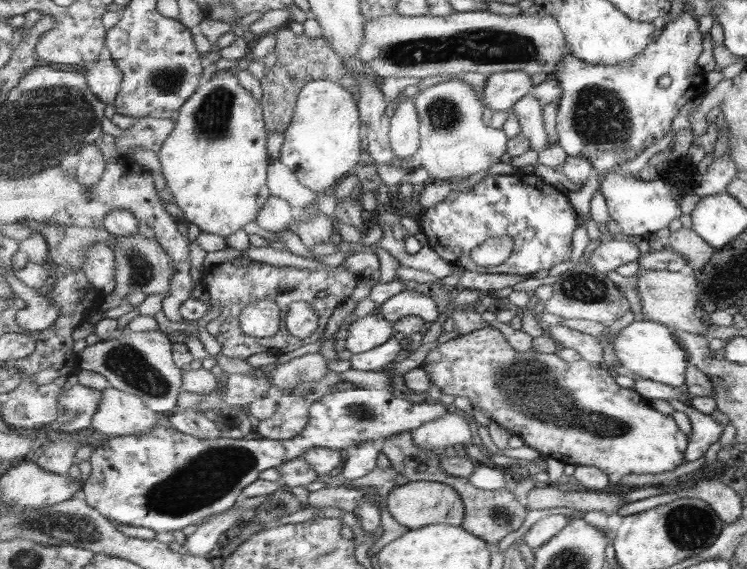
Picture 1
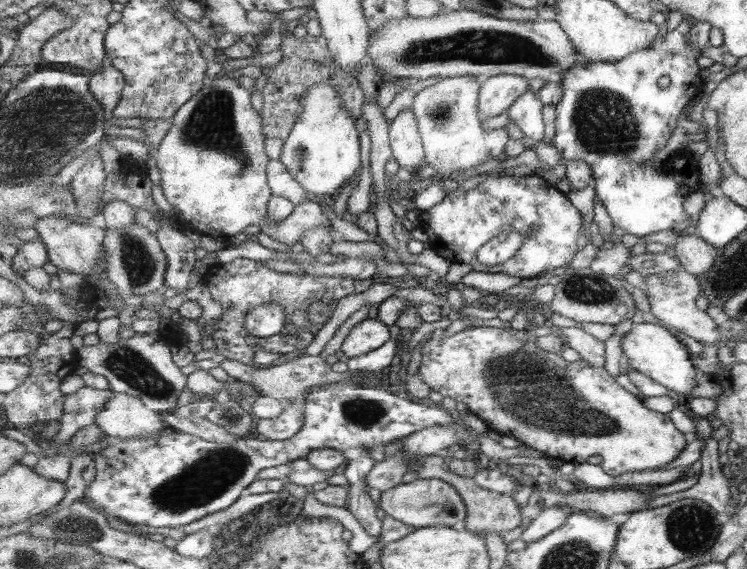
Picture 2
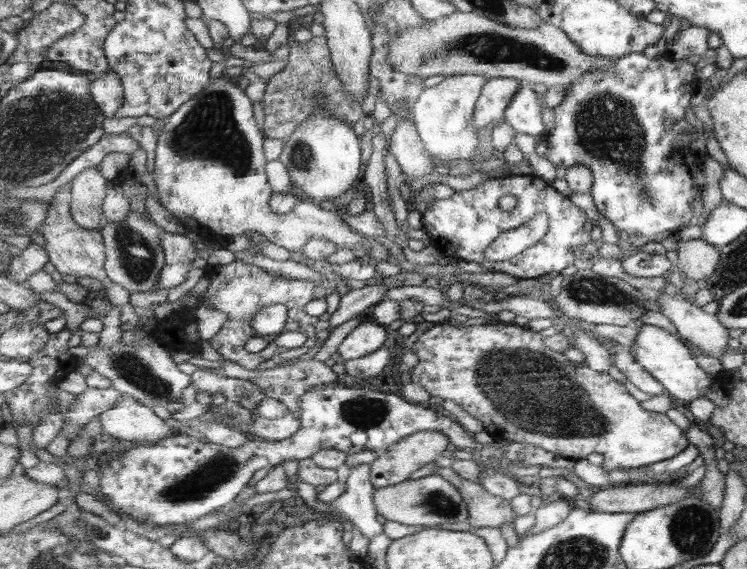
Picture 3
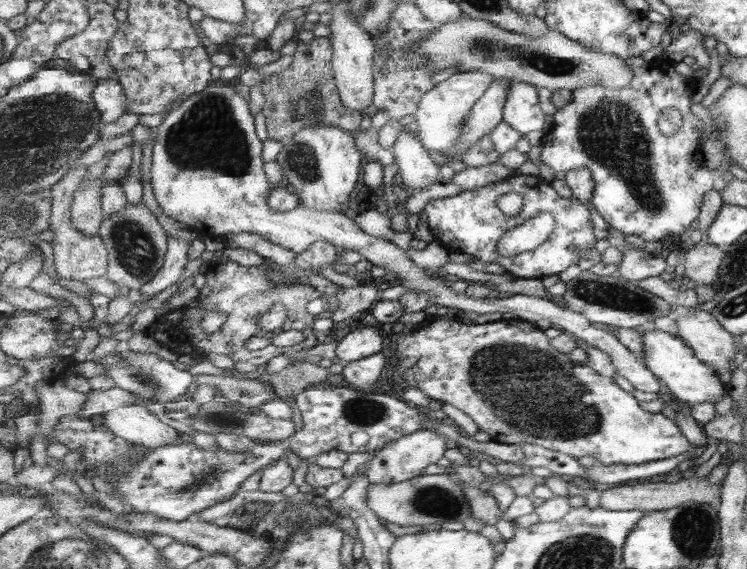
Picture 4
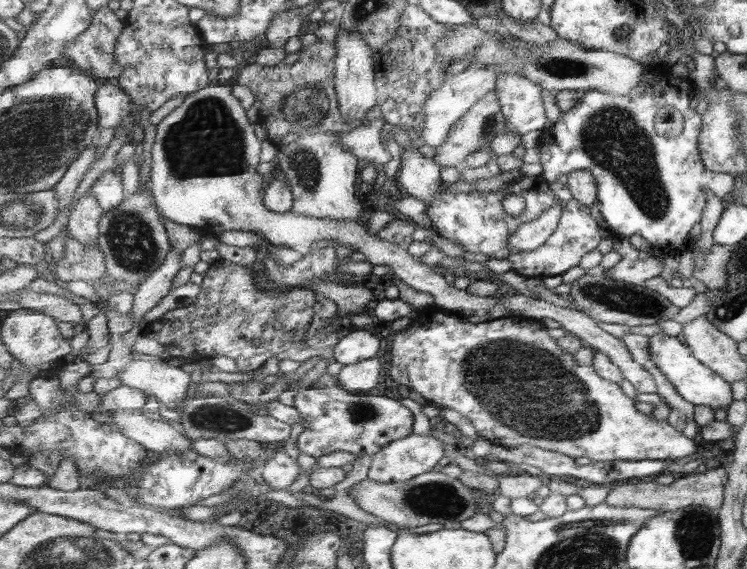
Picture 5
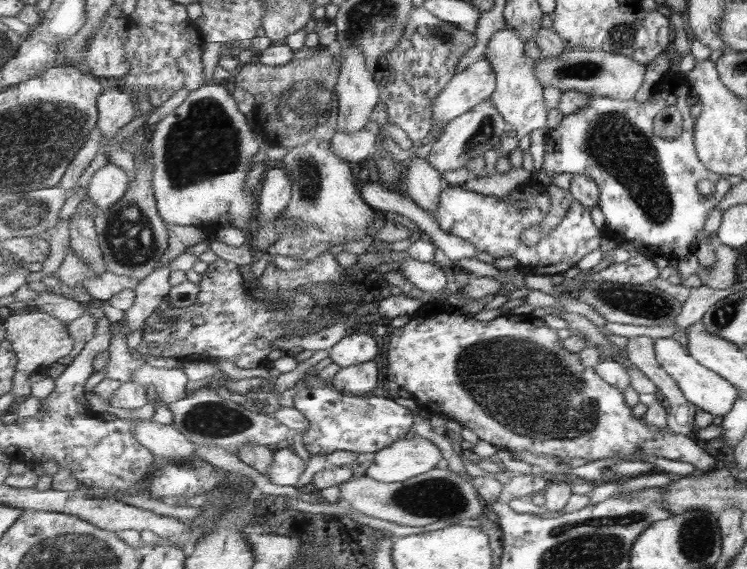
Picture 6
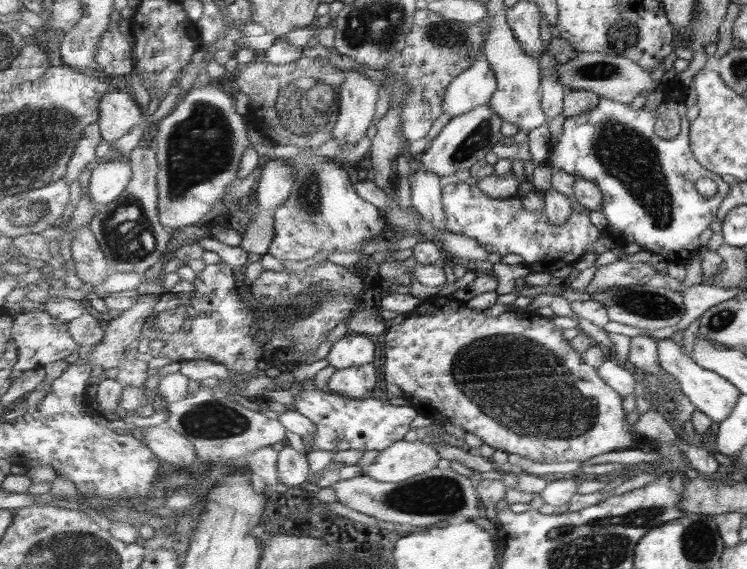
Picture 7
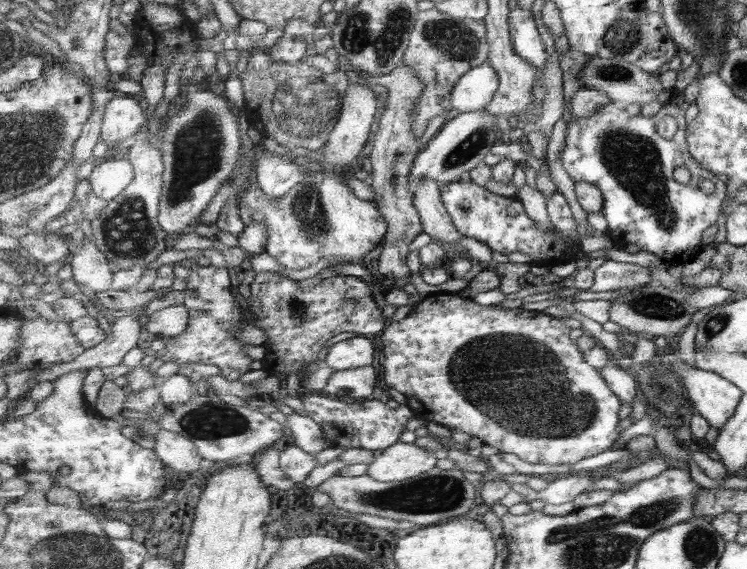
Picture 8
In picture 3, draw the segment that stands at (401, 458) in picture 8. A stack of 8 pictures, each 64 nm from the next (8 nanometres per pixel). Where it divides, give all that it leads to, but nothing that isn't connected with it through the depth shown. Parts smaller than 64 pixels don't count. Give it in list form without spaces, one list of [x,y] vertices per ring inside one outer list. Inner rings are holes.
[[[437,430],[423,431],[413,434],[412,437],[404,438],[403,441],[399,441],[389,449],[380,452],[378,458],[371,463],[373,486],[377,489],[406,482],[415,470],[419,470],[425,464],[433,464],[441,458],[449,444],[452,444],[451,439],[445,433]]]

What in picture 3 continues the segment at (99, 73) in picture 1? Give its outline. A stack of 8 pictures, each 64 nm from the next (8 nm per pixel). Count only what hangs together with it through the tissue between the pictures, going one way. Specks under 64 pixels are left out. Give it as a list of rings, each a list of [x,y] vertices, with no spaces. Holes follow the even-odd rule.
[[[111,68],[105,75],[93,77],[92,95],[105,116],[115,117],[125,98],[121,75]]]

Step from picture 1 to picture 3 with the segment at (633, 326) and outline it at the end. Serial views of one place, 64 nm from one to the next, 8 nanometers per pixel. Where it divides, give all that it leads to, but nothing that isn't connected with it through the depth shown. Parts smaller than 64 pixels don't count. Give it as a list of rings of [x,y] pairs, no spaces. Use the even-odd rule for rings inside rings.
[[[649,325],[639,326],[639,332],[631,348],[635,360],[645,367],[645,370],[649,370],[659,382],[662,382],[669,394],[677,400],[685,400],[685,402],[705,397],[711,383],[716,380],[716,377],[707,374],[699,366],[693,351],[694,349],[689,347],[678,334],[669,334],[667,330],[663,330],[659,326]]]

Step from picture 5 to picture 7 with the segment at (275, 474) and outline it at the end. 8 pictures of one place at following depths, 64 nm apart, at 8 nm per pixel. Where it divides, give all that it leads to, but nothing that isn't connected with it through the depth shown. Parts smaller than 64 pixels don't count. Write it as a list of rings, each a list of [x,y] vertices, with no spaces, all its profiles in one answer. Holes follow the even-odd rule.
[[[287,444],[280,450],[277,468],[283,484],[287,487],[299,486],[307,482],[311,464],[309,464],[308,454]]]

